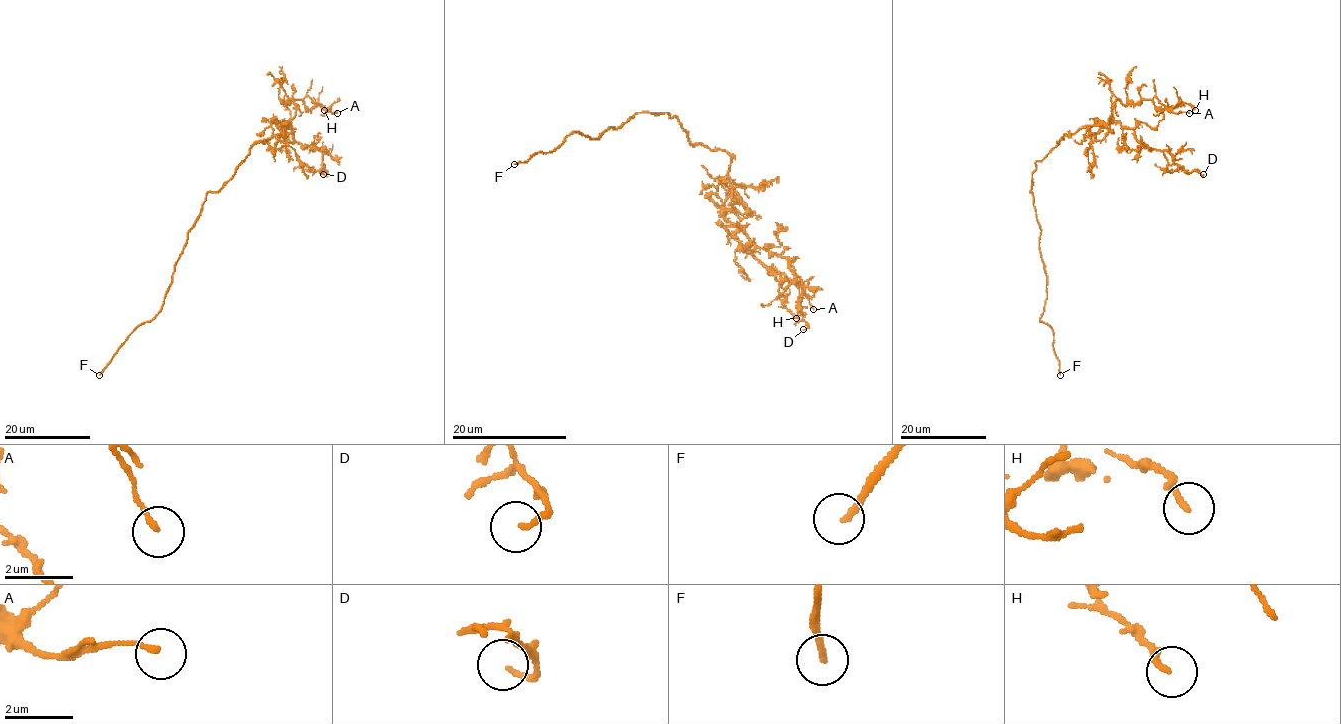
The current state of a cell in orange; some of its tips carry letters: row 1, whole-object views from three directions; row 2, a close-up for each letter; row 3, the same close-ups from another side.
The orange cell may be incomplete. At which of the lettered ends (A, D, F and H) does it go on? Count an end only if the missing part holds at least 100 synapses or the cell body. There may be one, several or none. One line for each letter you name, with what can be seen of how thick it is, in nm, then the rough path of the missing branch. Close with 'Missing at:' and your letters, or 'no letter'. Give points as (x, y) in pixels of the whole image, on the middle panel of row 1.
F: 170 nm | (514, 164), (506, 161), (500, 147), (509, 127), (507, 105), (520, 101), (517, 127), (510, 138), (506, 135)
Missing at: F

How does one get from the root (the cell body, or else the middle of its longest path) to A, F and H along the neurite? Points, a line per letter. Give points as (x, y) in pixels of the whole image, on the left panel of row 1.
A: (240, 162), (256, 143), (282, 133), (280, 128), (296, 111), (288, 100), (282, 104), (309, 97), (337, 113)
F: (240, 162), (217, 191), (207, 194), (175, 266), (161, 310), (129, 336), (99, 375)
H: (240, 162), (282, 133), (296, 111), (288, 100), (324, 110)

